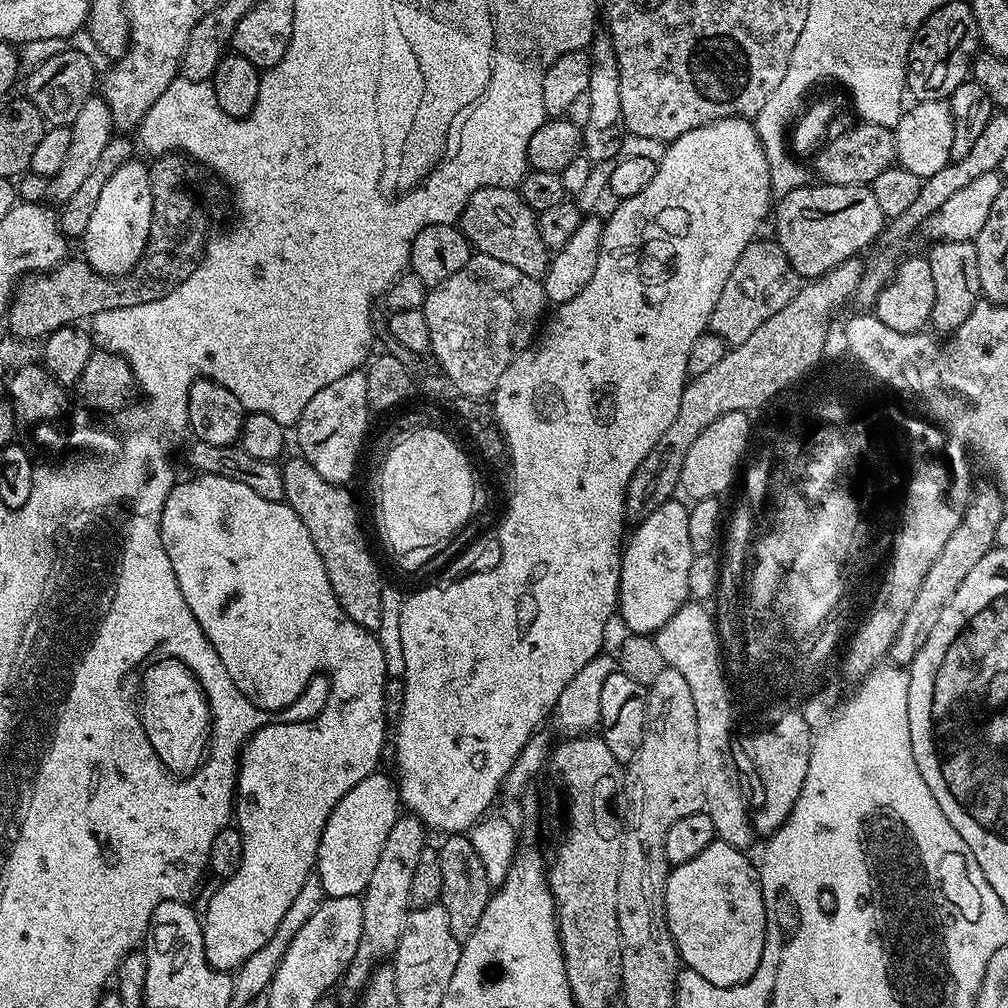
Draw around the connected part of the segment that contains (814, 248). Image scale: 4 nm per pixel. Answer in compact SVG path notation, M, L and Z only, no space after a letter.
M809 183L779 197L774 204L774 220L775 216L774 239L800 278L822 276L847 259L859 257L867 244L877 243L886 225L886 217L878 210L871 187L863 184Z

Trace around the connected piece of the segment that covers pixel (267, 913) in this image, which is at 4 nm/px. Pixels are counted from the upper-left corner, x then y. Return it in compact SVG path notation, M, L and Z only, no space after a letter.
M196 474L193 480L181 479L166 498L166 506L162 506L162 522L160 533L162 534L162 546L170 558L170 566L174 566L174 578L178 578L178 590L182 590L182 598L186 598L186 606L190 606L190 614L198 618L198 626L206 634L206 638L214 646L218 658L222 658L222 666L226 666L226 674L238 686L238 690L250 701L255 708L263 708L265 713L272 714L279 710L286 710L304 692L305 686L310 683L312 677L317 674L326 674L330 682L330 698L322 710L312 720L304 720L304 732L300 728L272 728L267 729L269 740L268 748L252 748L248 746L240 753L240 762L236 774L236 799L234 801L234 824L240 829L242 838L242 866L228 880L223 881L220 889L213 894L202 908L202 938L204 939L204 953L206 962L218 972L231 973L243 966L252 954L265 947L274 932L278 930L278 924L285 918L286 912L294 904L294 898L301 893L306 878L314 872L316 859L318 858L318 842L322 842L322 830L326 830L326 818L338 806L338 802L362 778L377 771L382 750L382 738L384 737L384 683L389 680L386 670L386 658L382 646L377 637L371 631L358 622L354 622L342 610L338 598L334 598L334 590L330 586L330 578L326 578L326 566L314 546L314 538L310 538L310 530L302 526L302 518L294 514L294 510L287 502L279 500L267 500L262 498L254 490L250 490L248 484L234 482L230 478L221 476L205 476Z

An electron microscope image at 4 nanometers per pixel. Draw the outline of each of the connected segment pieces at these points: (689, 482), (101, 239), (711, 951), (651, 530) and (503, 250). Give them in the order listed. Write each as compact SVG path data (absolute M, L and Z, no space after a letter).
M727 412L722 414L722 418L710 422L710 426L706 426L706 430L694 438L694 446L690 446L686 462L682 462L680 475L680 488L689 496L689 501L705 500L711 496L723 497L722 494L731 486L732 479L737 479L738 469L745 459L744 451L748 448L748 419L749 413Z
M139 158L130 159L118 166L110 182L102 186L98 206L94 206L94 214L82 237L83 259L99 276L124 276L144 257L146 242L150 238L153 202L148 164Z
M714 842L710 846L706 846L706 850L702 850L702 854L698 854L698 858L690 858L690 862L682 862L681 864L675 865L669 871L666 890L664 891L666 922L670 926L670 934L676 943L676 949L680 955L683 967L702 974L702 978L706 978L706 982L710 982L719 988L733 988L739 984L745 984L754 974L754 970L758 970L758 966L762 962L762 946L766 942L766 906L764 905L762 890L760 889L758 868L753 861L751 864L744 856L747 855L739 848L735 848L729 844Z
M679 499L668 500L658 510L635 525L636 533L627 537L620 558L620 599L618 616L624 619L627 631L632 634L654 634L683 604L689 603L688 583L690 582L690 562L694 555L690 546L690 522L688 521L689 505L679 504Z
M515 187L483 188L470 194L460 215L458 227L476 252L490 254L490 258L498 258L501 262L522 270L522 274L530 274L530 278L543 281L548 269L550 250L542 242L536 217L537 213Z

